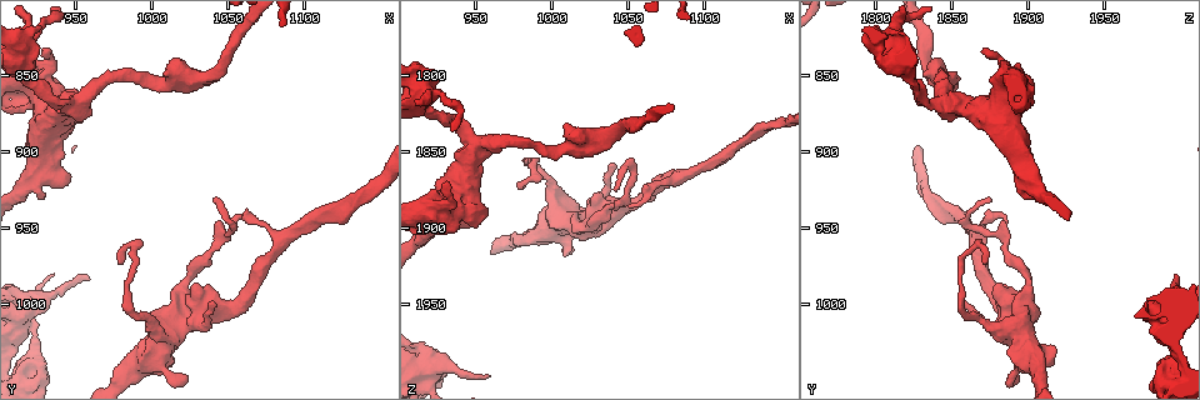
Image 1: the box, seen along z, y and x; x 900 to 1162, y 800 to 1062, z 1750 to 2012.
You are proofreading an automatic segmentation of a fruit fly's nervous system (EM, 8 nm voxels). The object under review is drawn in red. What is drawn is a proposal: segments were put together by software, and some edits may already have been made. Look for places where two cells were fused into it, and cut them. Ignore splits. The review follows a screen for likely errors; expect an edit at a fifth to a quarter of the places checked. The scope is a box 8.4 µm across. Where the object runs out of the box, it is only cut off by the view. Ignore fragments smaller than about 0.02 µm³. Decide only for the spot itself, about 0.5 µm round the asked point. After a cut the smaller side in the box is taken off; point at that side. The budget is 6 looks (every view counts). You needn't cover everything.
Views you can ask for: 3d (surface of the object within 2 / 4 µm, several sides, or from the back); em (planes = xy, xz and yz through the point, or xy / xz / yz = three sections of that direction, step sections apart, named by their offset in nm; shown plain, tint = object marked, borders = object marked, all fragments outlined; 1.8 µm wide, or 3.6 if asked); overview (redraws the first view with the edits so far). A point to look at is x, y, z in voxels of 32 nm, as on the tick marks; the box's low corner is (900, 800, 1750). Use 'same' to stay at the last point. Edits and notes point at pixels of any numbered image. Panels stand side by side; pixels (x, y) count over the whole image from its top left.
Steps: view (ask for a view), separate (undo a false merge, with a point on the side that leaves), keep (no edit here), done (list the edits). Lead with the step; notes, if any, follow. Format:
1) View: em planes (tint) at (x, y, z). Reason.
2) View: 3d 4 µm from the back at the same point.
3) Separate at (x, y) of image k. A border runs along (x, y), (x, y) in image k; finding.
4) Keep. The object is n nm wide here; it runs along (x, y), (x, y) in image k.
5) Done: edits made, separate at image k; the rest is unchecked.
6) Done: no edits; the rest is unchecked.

View: em 3.6 µm planes (tint) at (1024, 1004, 1898). Small branch off a trunk.

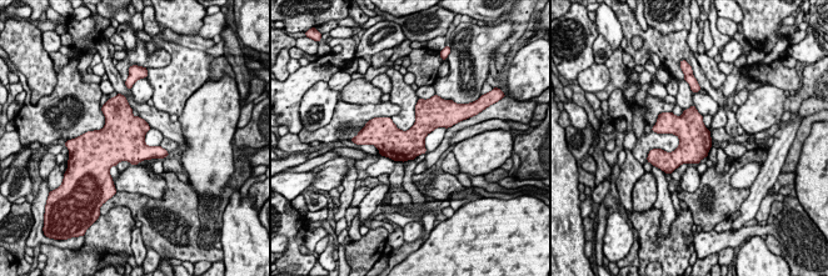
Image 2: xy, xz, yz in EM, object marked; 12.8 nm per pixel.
Keep. One cell here.

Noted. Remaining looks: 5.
View: 3d 2 µm at (950, 872, 1846). Branch point.

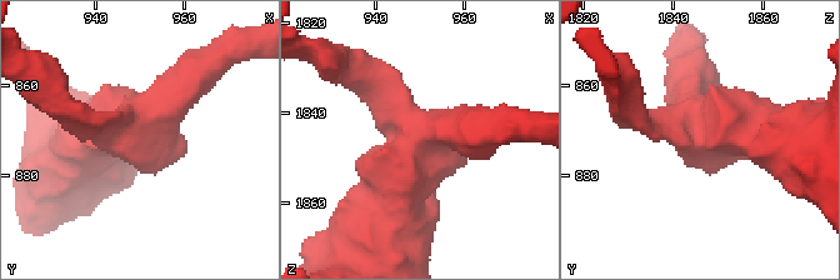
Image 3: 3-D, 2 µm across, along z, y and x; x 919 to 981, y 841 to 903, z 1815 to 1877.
View: em planes (borders) at (950, 870, 1847). 3 arms meet here; the arms are 200, 260, 550 nm wide.

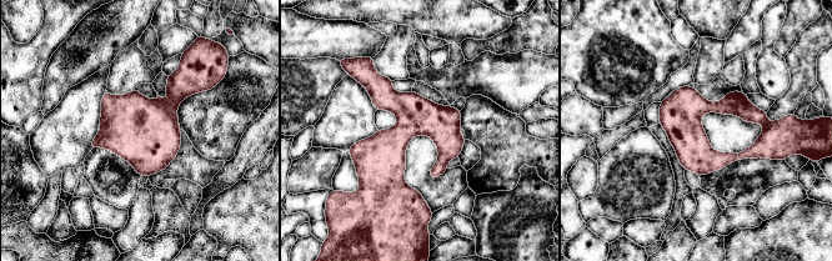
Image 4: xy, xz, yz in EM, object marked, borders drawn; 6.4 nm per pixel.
Keep. It runs along (372, 73), (402, 111), (394, 184), (414, 205) in image 4; all the same cell.

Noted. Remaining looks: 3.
View: 3d 4 µm at (1020, 852, 1848). A fork.

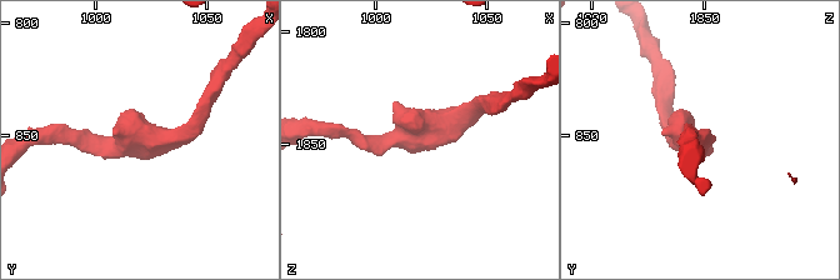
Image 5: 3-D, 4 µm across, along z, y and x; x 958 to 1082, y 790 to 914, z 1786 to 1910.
View: em 3.6 µm planes (borders) at (1020, 852, 1846). Need the tissue.

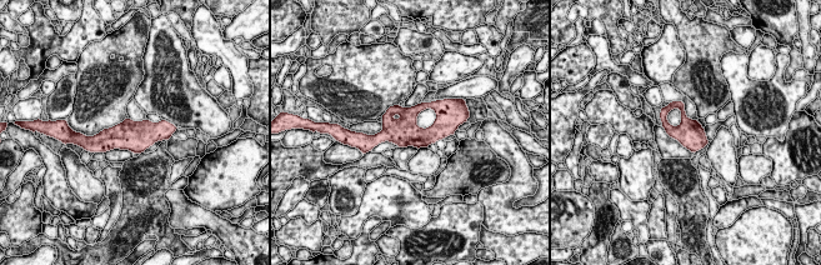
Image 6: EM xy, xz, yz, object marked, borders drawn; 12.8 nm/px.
Keep. All the same cell.

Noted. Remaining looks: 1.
Done: no edits; the rest is unchecked.

